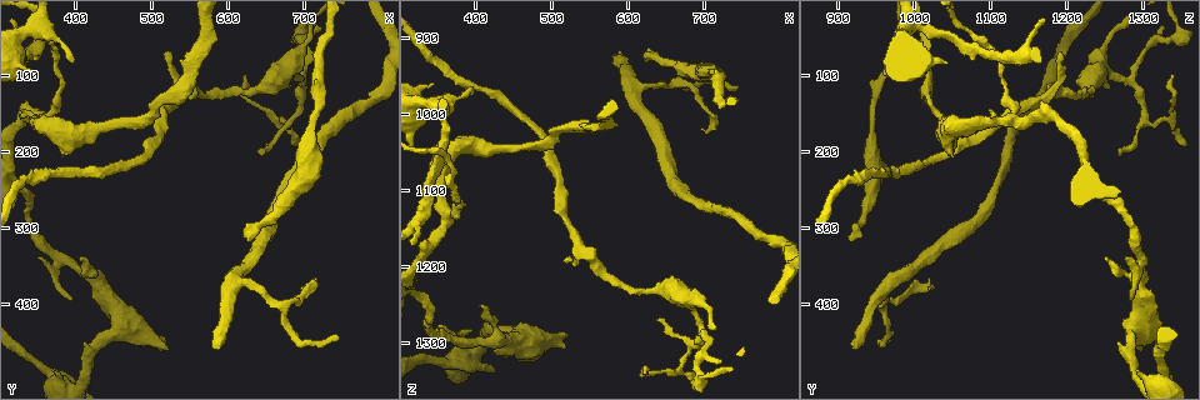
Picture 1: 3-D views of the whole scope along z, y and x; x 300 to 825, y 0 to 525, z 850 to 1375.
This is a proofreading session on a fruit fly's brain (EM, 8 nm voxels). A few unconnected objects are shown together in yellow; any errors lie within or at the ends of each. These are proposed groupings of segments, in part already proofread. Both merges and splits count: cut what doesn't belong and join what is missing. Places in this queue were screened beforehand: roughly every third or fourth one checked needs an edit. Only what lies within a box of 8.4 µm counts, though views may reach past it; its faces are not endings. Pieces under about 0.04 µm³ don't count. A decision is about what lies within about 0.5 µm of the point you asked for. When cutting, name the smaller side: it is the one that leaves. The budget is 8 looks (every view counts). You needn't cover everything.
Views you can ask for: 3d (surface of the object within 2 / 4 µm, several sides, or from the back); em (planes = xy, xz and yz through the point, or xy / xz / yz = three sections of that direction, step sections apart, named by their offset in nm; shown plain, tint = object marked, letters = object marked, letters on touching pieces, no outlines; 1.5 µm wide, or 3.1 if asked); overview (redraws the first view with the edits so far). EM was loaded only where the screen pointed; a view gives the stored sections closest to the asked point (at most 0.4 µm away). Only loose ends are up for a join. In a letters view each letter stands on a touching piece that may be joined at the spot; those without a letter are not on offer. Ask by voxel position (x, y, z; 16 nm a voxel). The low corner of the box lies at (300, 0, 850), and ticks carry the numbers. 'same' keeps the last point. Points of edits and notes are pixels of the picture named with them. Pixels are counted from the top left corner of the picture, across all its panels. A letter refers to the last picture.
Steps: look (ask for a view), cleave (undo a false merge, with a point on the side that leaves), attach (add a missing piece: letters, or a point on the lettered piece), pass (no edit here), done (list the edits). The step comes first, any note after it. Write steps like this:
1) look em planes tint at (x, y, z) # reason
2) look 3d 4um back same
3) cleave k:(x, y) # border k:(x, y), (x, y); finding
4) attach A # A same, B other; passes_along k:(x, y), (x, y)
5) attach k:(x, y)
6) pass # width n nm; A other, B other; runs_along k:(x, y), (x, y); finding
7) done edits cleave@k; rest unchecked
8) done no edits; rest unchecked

look em planes letters at (615, 100, 1340)

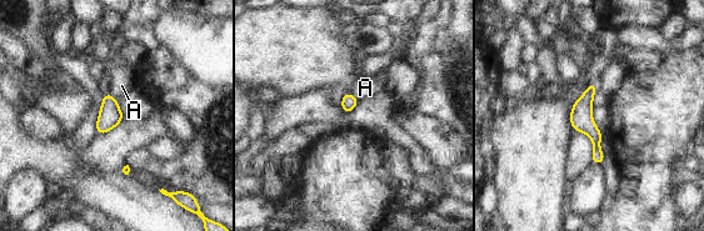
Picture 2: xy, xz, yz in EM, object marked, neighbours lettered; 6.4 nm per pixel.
pass # A other; runs_along 2:(590, 86), (585, 124), (598, 160); no lettered piece goes on from it

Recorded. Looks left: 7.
look em planes tint at (635, 195, 1270) # thin end

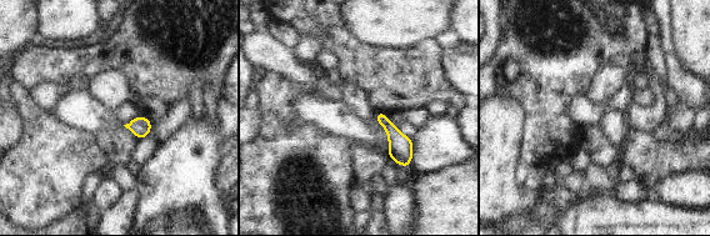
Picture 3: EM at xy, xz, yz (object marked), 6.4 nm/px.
look em planes letters same

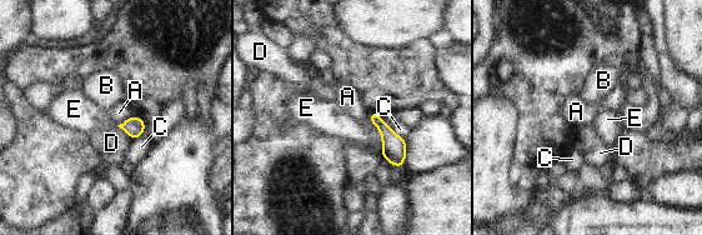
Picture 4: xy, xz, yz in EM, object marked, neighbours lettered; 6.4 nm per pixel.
pass # A other, B other, C other, D other, E other; border 4:(382, 145), (380, 153); no lettered piece goes on from it

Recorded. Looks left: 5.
look em xz step 4 tint at (625, 310, 915) # free end

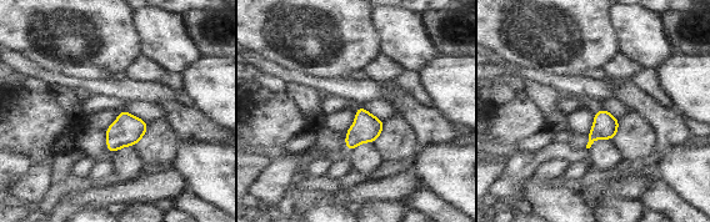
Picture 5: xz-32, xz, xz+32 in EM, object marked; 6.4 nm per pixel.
look em xz step 4 letters same

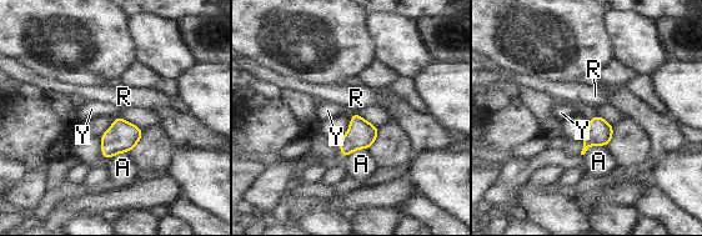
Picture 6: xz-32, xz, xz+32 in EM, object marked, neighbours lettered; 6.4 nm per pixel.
pass # longest_contact A 170 nm; A other, R other, Y other; border 6:(119, 115), (113, 118); no lettered piece goes on from it

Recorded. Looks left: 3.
done no edits; rest unchecked

